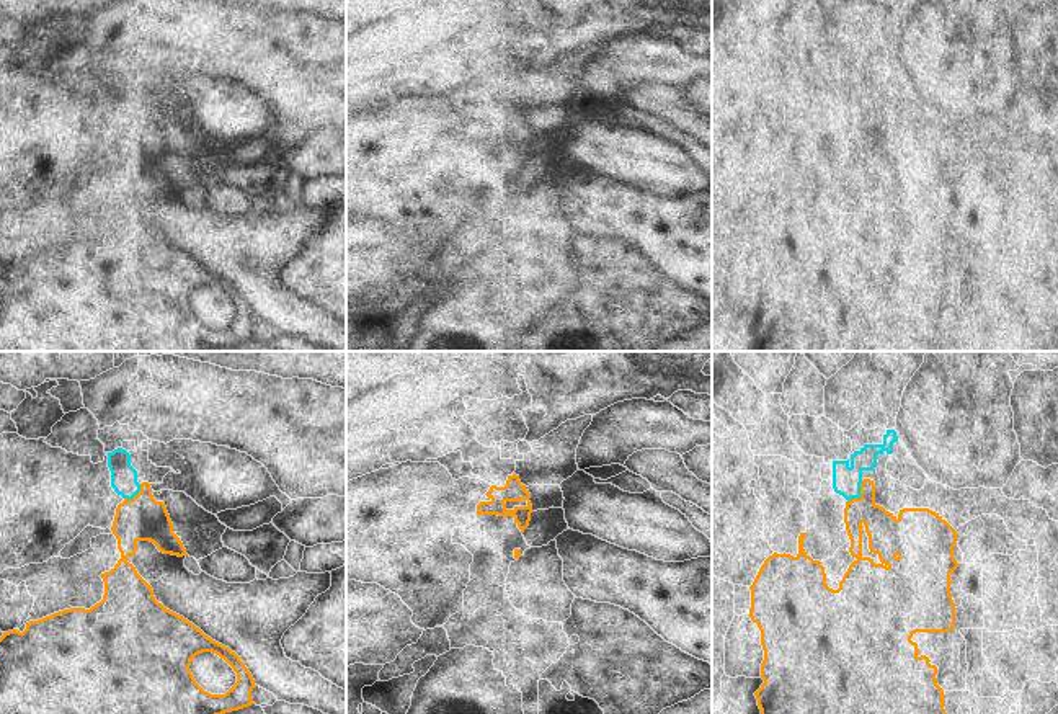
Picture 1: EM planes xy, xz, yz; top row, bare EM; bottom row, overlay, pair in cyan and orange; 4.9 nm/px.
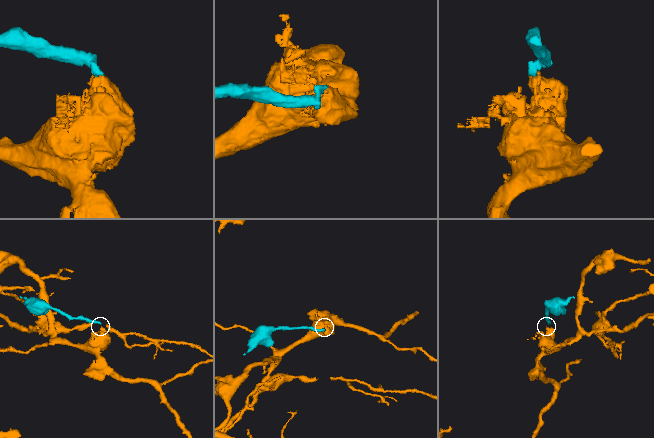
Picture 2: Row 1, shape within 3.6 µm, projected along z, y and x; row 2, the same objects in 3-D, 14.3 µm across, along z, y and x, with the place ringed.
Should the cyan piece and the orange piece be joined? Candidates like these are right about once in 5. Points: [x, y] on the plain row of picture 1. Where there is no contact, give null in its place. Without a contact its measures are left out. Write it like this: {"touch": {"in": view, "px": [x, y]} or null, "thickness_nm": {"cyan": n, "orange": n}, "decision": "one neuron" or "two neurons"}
{"touch": {"in": "yz", "px": [859, 128]}, "thickness_nm": {"cyan": 140, "orange": 190}, "decision": "two neurons"}

